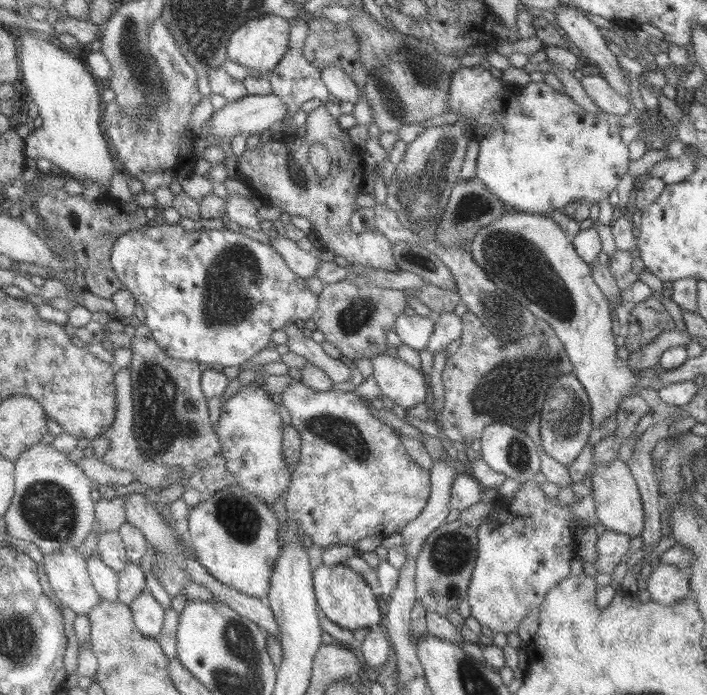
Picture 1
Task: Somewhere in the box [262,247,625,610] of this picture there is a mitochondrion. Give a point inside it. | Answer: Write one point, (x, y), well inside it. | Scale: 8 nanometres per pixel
(512, 388)

